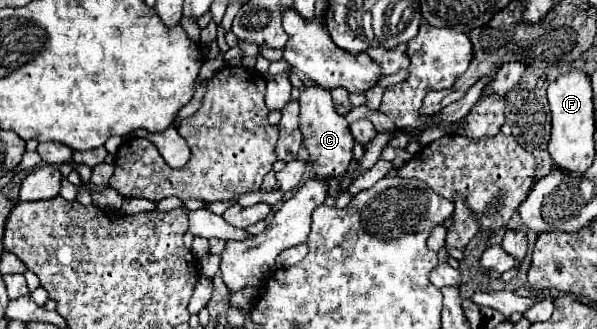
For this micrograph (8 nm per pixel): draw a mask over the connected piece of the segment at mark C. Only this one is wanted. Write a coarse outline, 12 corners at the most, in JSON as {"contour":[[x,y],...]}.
{"contour":[[303,86],[299,130],[317,176],[353,160],[349,124],[331,92]]}

